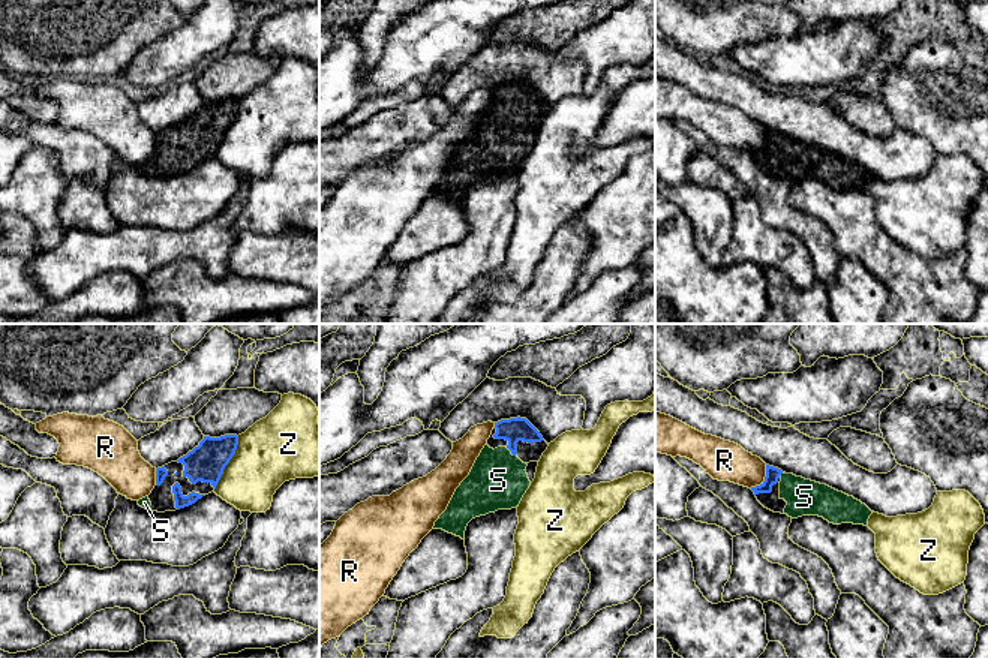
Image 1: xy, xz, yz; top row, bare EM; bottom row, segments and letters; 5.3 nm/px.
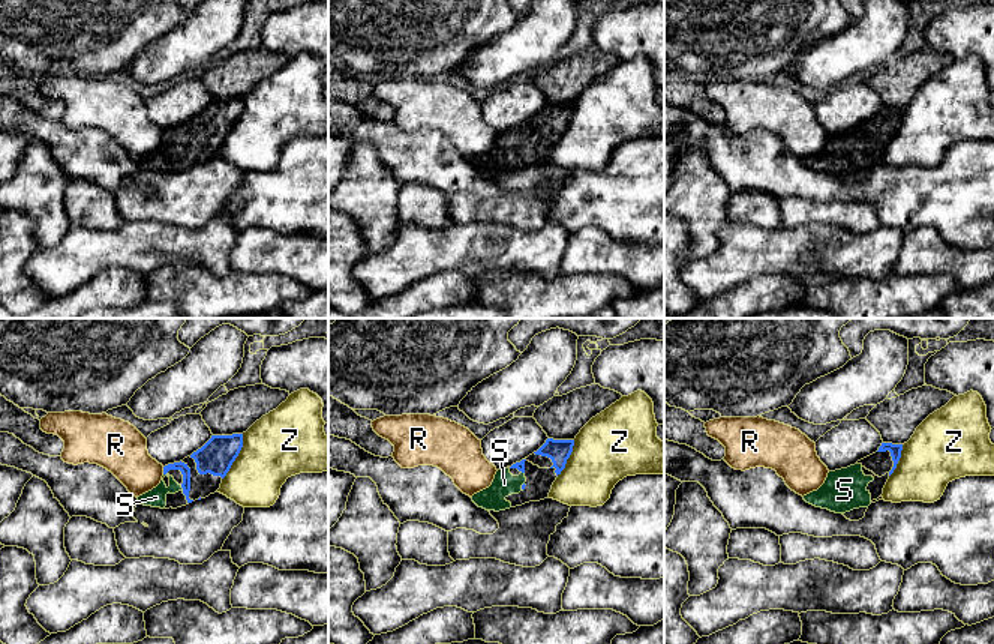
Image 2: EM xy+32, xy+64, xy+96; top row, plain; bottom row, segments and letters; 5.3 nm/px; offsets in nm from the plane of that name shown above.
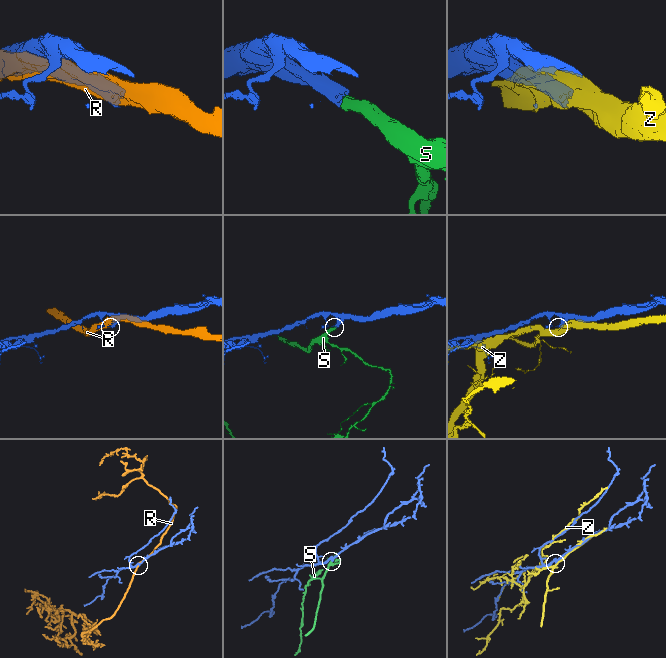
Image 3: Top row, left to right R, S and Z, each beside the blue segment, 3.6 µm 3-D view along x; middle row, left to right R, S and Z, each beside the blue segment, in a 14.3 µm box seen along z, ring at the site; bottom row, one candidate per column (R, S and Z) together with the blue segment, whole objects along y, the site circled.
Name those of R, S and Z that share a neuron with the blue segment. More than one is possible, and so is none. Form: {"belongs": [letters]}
{"belongs": ["S"]}

